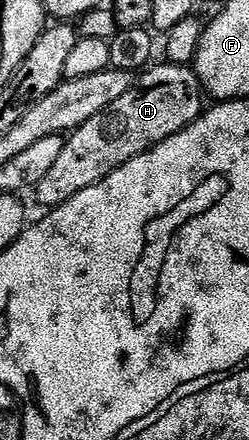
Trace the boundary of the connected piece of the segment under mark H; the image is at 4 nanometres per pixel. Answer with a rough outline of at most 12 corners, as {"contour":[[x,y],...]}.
{"contour":[[160,62],[70,133],[33,195],[50,210],[205,111],[195,69]]}

